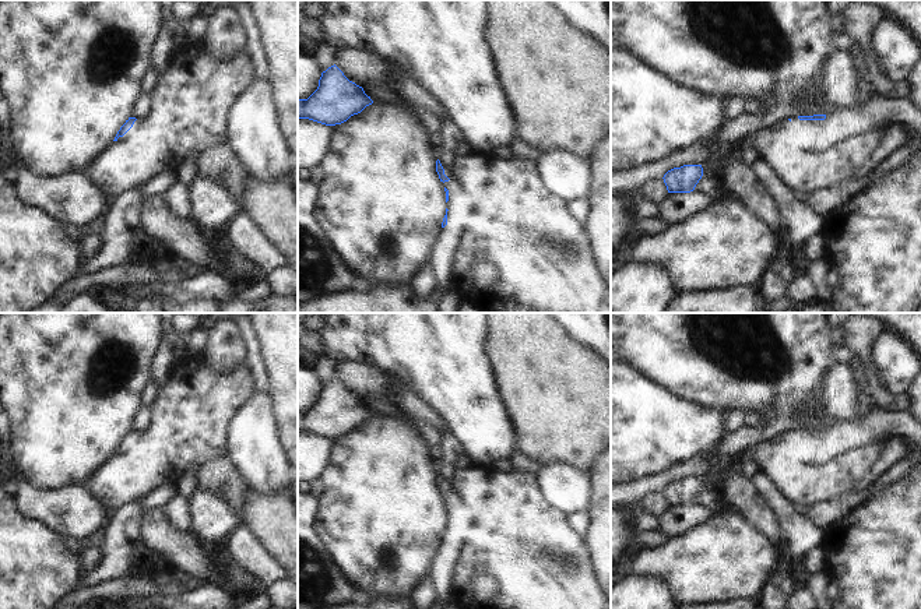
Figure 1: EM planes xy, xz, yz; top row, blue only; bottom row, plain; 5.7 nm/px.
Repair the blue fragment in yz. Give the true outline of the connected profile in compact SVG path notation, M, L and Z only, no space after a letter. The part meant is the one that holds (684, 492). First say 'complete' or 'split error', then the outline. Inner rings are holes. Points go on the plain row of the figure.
complete; M683 478L664 487L668 506L690 506L703 489L702 478Z

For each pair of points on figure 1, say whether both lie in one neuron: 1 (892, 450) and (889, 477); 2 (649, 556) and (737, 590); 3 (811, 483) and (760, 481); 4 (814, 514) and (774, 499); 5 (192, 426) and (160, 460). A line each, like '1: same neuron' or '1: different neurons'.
1: different neurons
2: same neuron
3: different neurons
4: different neurons
5: same neuron

